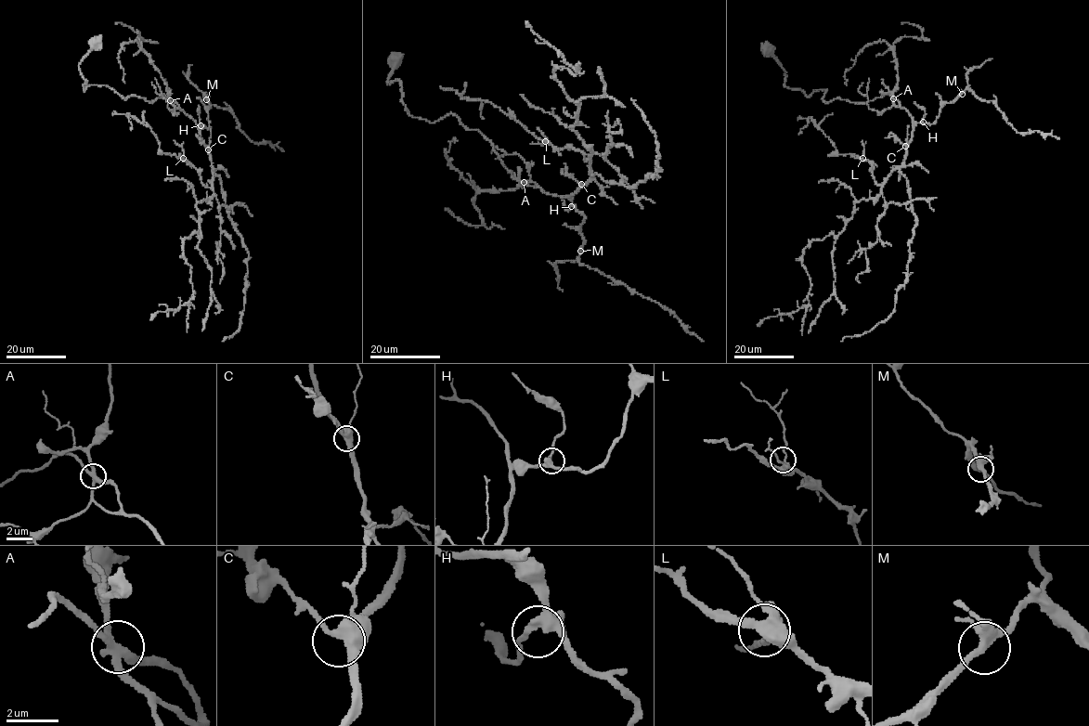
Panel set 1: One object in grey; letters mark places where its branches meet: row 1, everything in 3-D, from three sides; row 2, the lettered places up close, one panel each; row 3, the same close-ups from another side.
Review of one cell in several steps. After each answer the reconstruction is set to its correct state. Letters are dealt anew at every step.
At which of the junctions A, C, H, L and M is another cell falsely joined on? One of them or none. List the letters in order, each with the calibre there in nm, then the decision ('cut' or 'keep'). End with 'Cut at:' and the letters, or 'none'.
A: 320 nm | keep
C: 360 nm | keep
H: 320 nm | keep
L: 320 nm | keep
M: 340 nm | keep
Cut at: none

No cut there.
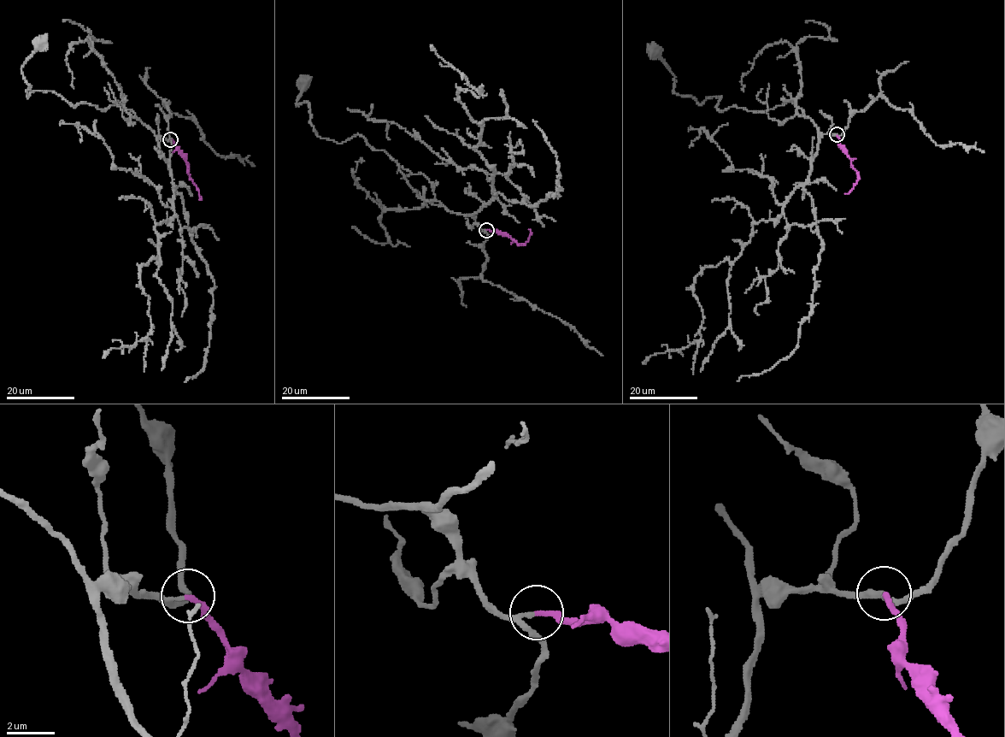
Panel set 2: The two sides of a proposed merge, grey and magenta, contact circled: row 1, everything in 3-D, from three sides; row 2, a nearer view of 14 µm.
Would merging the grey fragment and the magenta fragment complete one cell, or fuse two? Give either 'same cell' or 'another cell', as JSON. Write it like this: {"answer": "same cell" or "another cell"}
{"answer": "same cell"}

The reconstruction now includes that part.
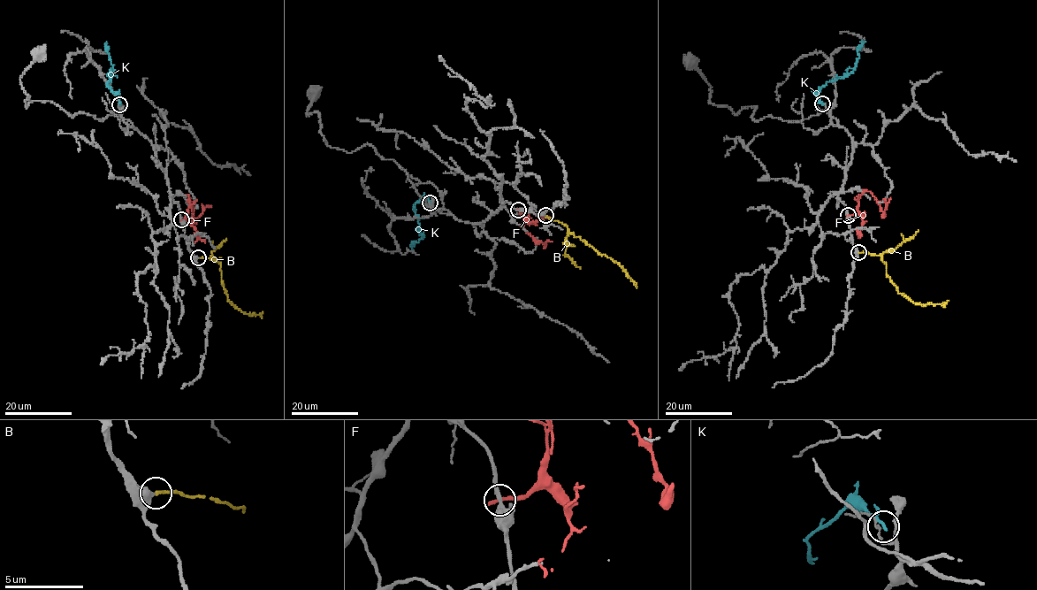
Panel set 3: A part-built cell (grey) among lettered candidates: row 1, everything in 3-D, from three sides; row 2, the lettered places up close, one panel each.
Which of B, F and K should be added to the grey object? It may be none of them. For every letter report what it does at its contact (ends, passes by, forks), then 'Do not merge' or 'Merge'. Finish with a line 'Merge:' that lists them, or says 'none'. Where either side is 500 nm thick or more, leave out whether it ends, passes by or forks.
B: Merge
F: It ends there. Do not merge
K: It ends there. Do not merge
Merge: B

